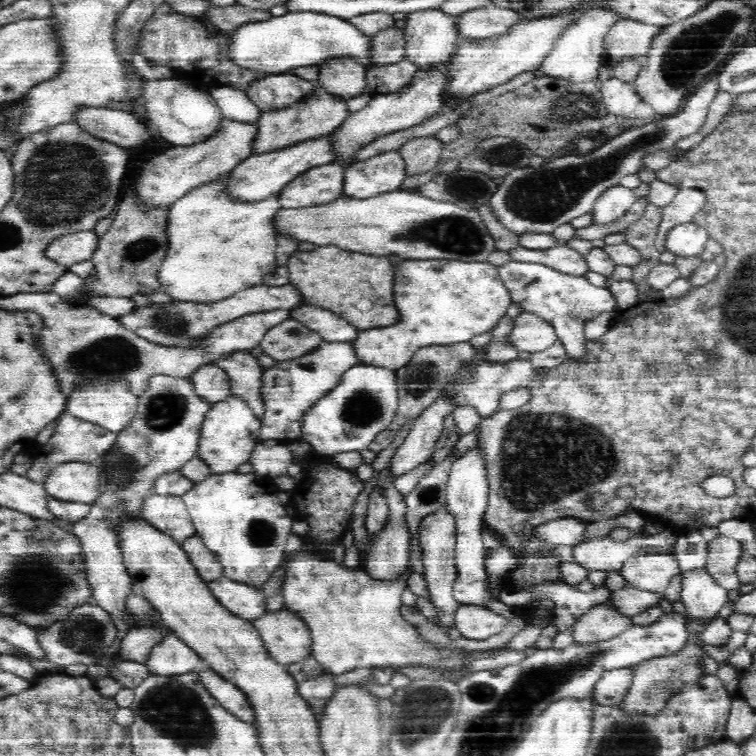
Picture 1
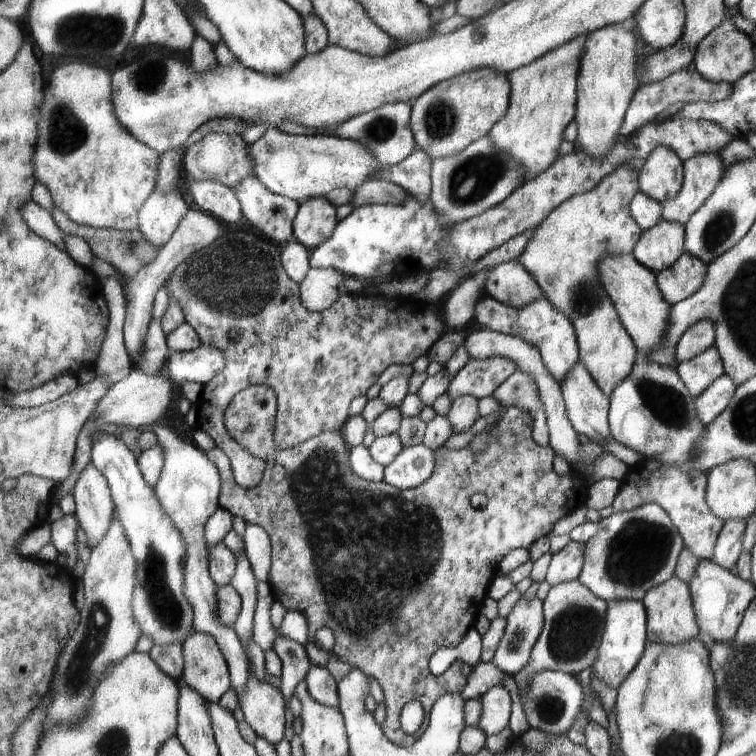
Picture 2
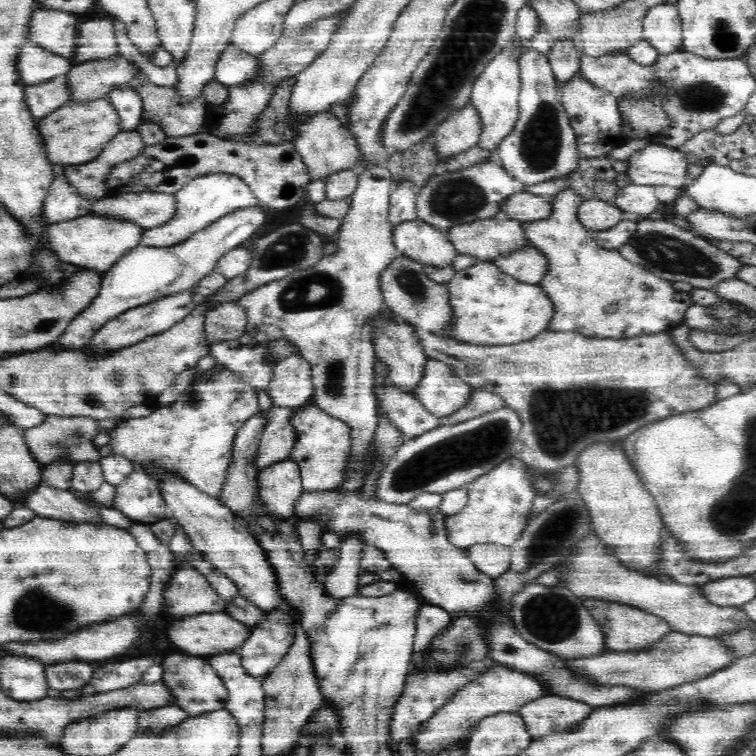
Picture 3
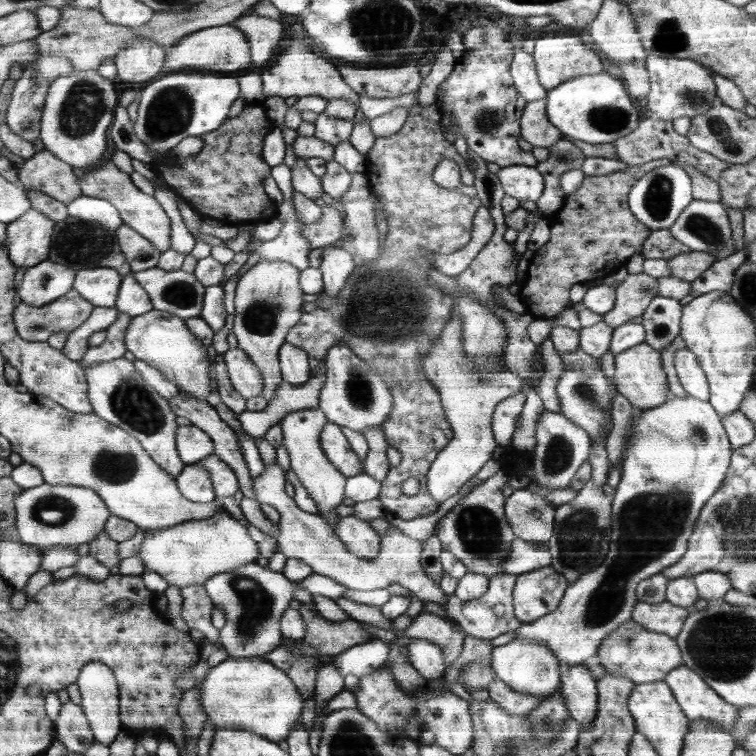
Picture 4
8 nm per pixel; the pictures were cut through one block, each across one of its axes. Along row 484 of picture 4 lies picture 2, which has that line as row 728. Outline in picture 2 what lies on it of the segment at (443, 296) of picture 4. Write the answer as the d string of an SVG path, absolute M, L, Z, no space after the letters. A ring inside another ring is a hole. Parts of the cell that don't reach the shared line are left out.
M505 407L502 410L500 418L495 424L495 430L489 438L489 447L482 454L474 454L469 445L458 451L448 451L445 446L437 448L435 454L435 471L433 475L413 489L400 490L386 481L368 482L366 479L361 479L351 469L349 463L349 447L340 431L326 431L321 432L317 437L309 438L308 441L301 442L300 445L294 445L286 450L274 450L274 466L284 466L286 473L280 482L275 482L272 479L272 472L267 467L266 460L266 473L264 480L257 487L246 489L242 487L233 474L232 466L229 462L229 457L225 451L220 450L218 447L212 448L205 453L208 460L216 466L219 470L221 478L221 494L219 498L220 506L226 508L232 516L241 516L245 518L248 525L261 526L268 534L271 540L271 569L270 569L270 586L274 594L274 600L278 601L287 611L300 611L307 620L309 626L308 642L313 642L314 633L322 627L330 628L334 634L335 643L333 649L330 650L331 654L336 655L341 661L350 664L352 668L360 669L367 677L375 678L383 690L385 707L387 715L385 721L381 724L381 729L384 731L385 737L390 739L390 742L397 743L401 747L411 747L416 741L420 740L422 733L426 730L426 720L432 712L433 705L441 698L443 694L460 694L461 690L466 684L466 678L470 674L471 666L468 666L462 661L454 661L450 667L439 676L432 675L428 670L428 662L430 656L441 646L456 647L462 642L462 630L470 630L472 622L474 622L474 614L478 612L480 606L487 597L487 588L493 578L496 576L496 569L498 564L511 551L516 549L529 550L532 544L540 538L552 534L553 526L563 516L566 516L572 510L576 509L588 496L588 484L582 478L582 475L576 474L559 475L554 468L553 462L555 459L555 452L548 444L542 446L533 438L533 418L529 412L522 410L518 407ZM512 427L516 433L516 440L512 446L504 447L499 443L501 433ZM473 494L486 494L488 504L483 508L473 508L470 504L470 498ZM436 593L443 594L443 604L437 611L430 611L429 598ZM396 619L408 619L410 628L409 634L406 636L397 635L393 629L393 622ZM411 700L420 702L427 718L425 722L414 734L406 734L400 726L400 713L402 707Z

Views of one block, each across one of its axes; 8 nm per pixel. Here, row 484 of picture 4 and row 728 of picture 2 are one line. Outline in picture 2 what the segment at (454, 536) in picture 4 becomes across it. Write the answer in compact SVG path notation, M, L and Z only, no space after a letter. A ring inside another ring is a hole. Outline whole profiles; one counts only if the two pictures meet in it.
M494 685L481 697L482 714L476 727L480 727L486 736L501 733L508 728L512 712L512 698L503 687Z

